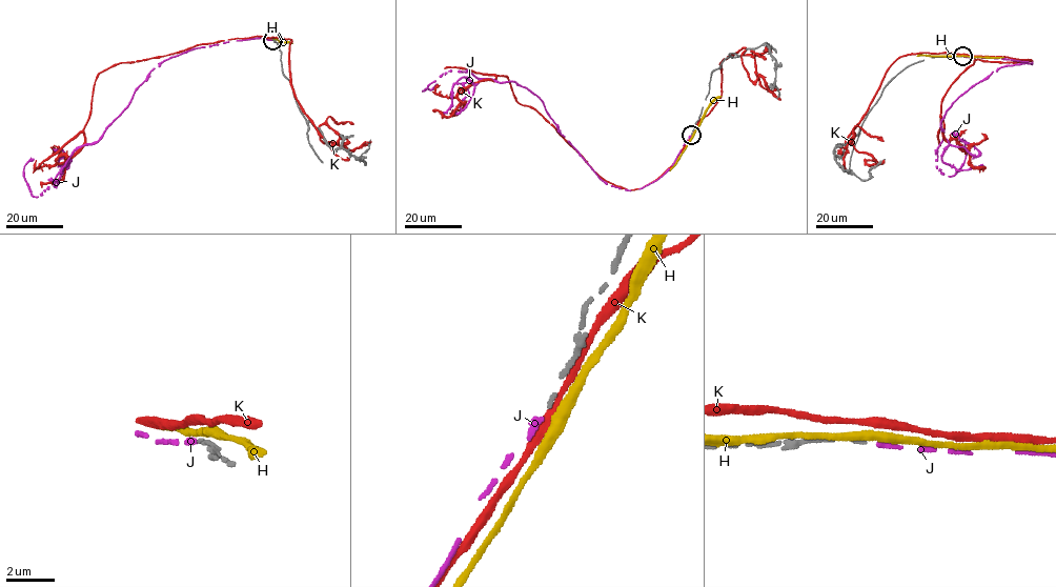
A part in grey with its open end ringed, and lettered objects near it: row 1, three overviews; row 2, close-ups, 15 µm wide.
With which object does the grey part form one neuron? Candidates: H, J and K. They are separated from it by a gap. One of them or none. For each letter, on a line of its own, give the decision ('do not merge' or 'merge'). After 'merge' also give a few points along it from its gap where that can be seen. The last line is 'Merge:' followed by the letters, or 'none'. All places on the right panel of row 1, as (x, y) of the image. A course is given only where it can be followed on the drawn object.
H: do not merge
J: merge | via (963, 57), (1032, 63), (993, 72), (946, 112), (937, 165), (949, 176), (966, 157), (965, 141), (958, 139)
K: do not merge
Merge: J

